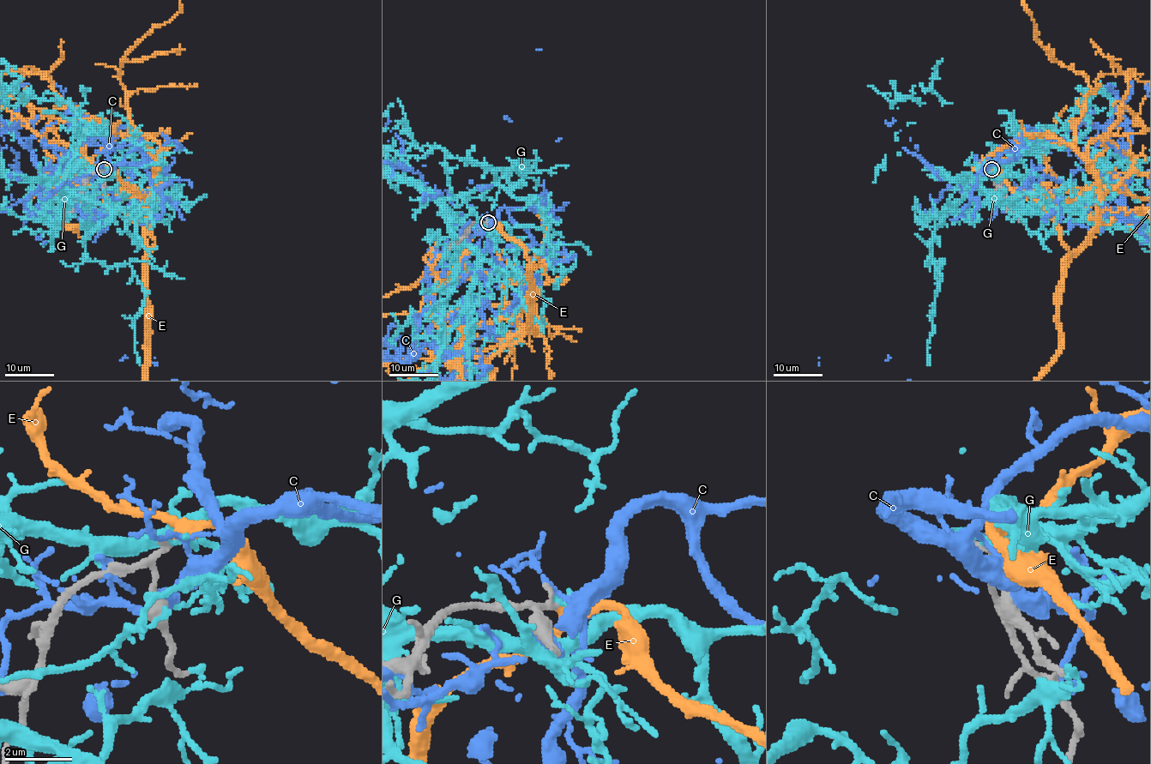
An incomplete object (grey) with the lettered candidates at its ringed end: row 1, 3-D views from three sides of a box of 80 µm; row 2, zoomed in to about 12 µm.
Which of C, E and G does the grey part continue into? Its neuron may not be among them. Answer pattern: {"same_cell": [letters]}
{"same_cell": ["E"]}

